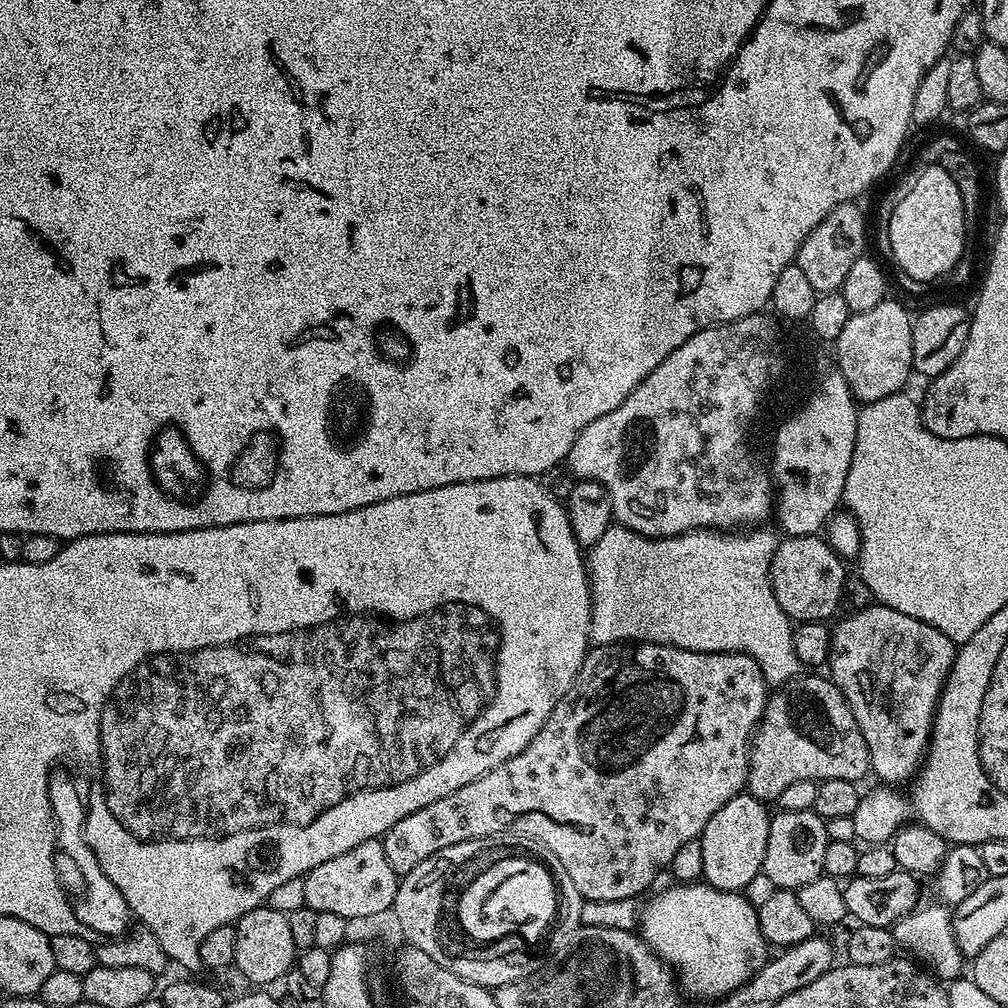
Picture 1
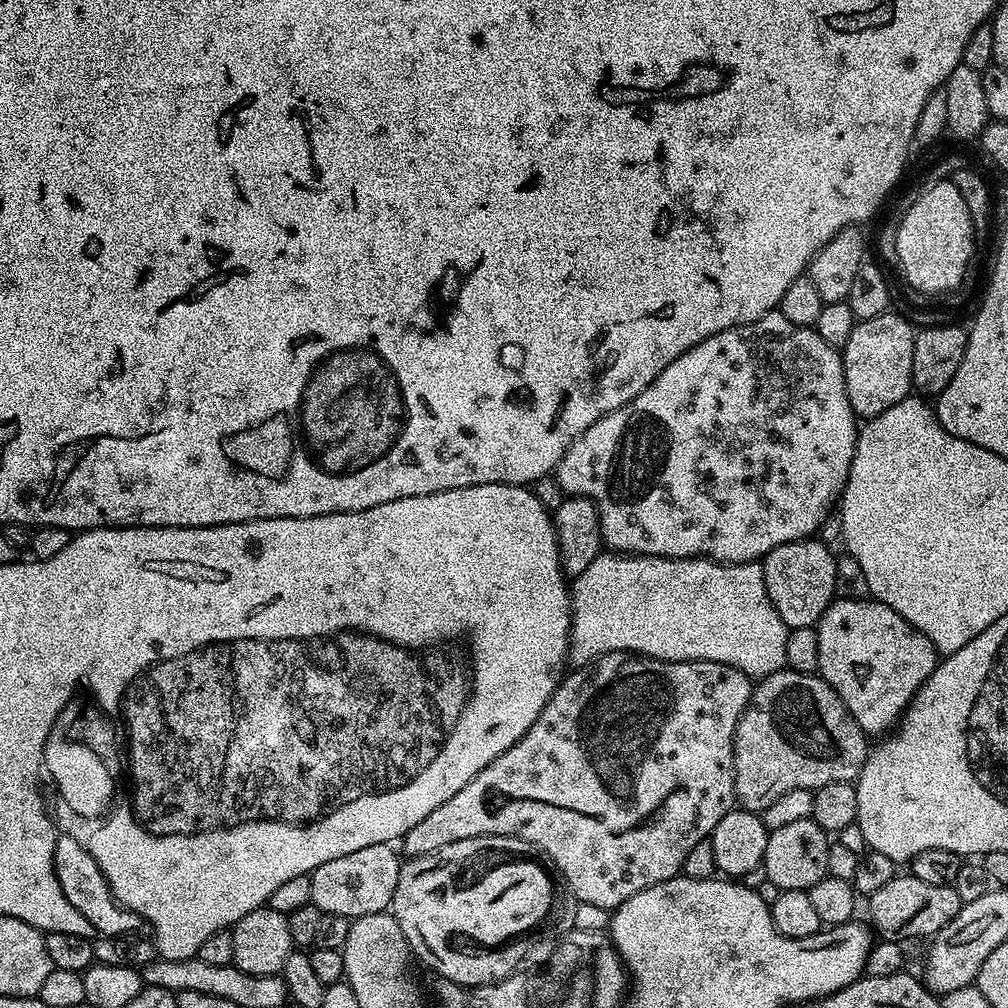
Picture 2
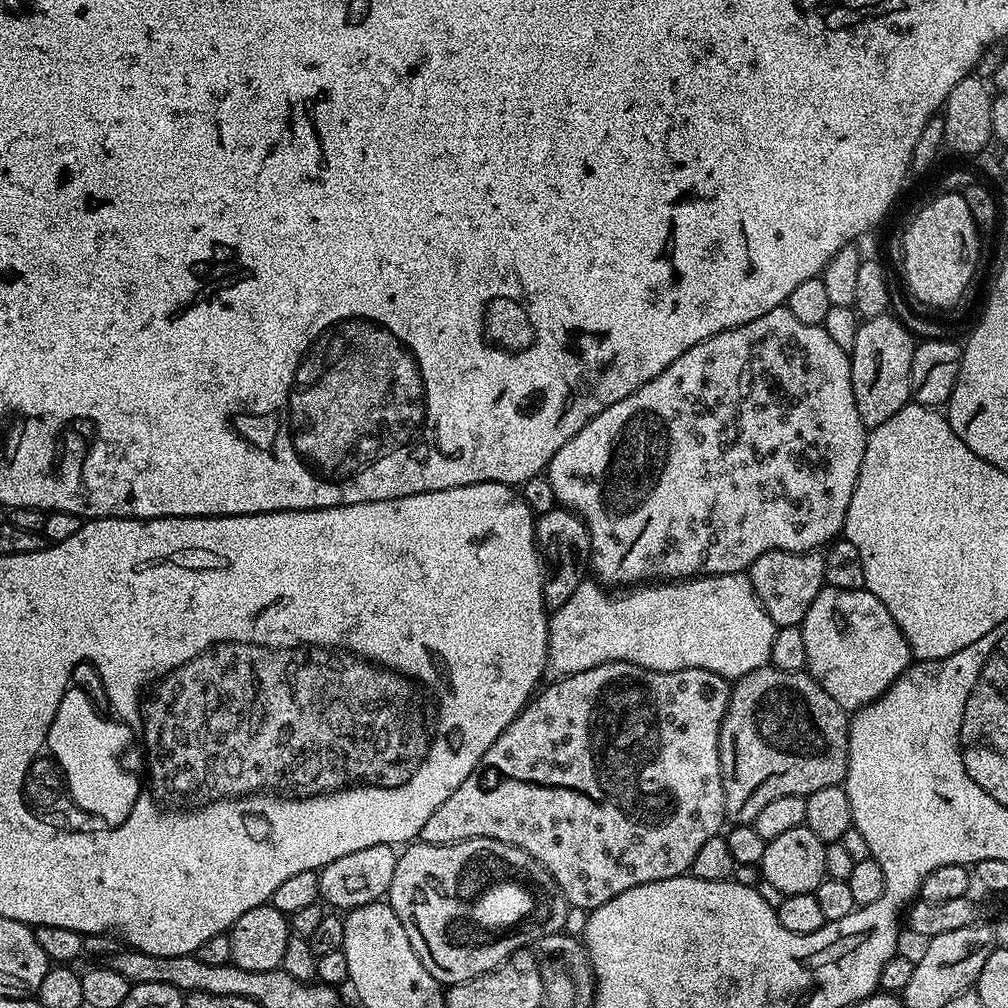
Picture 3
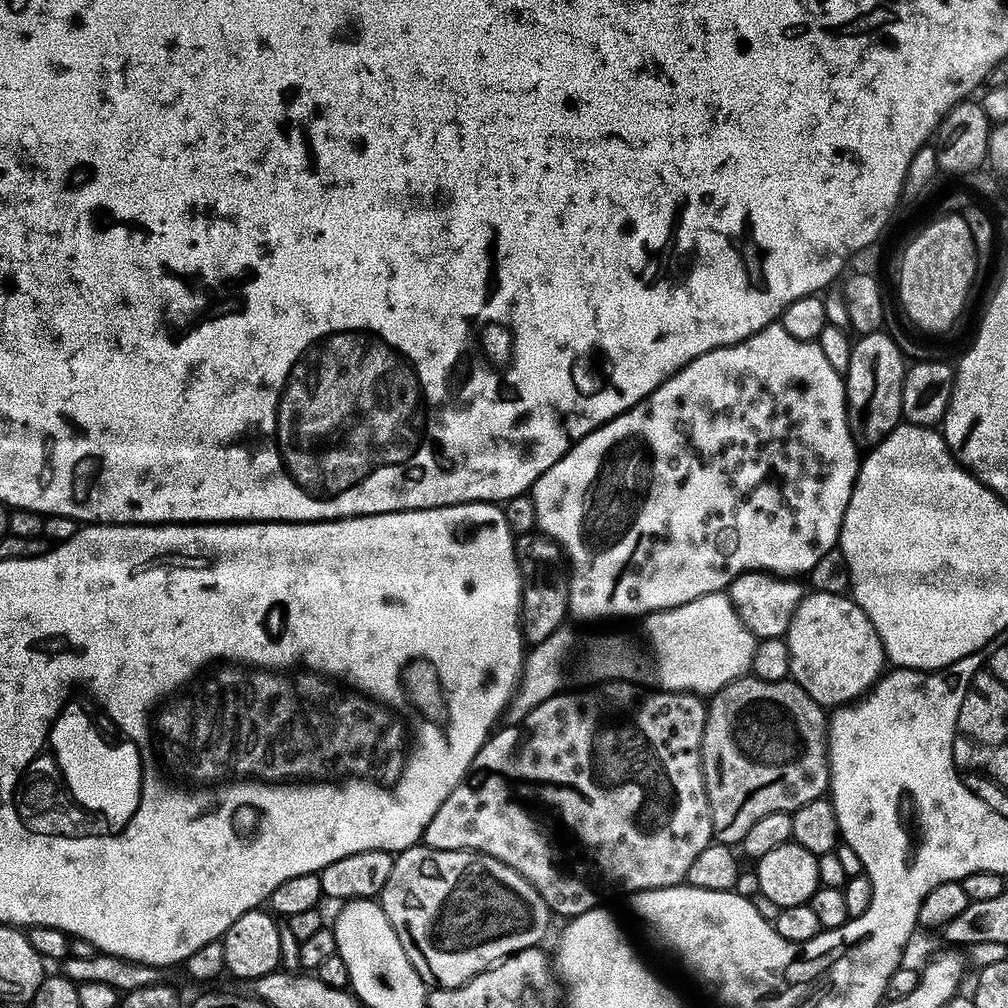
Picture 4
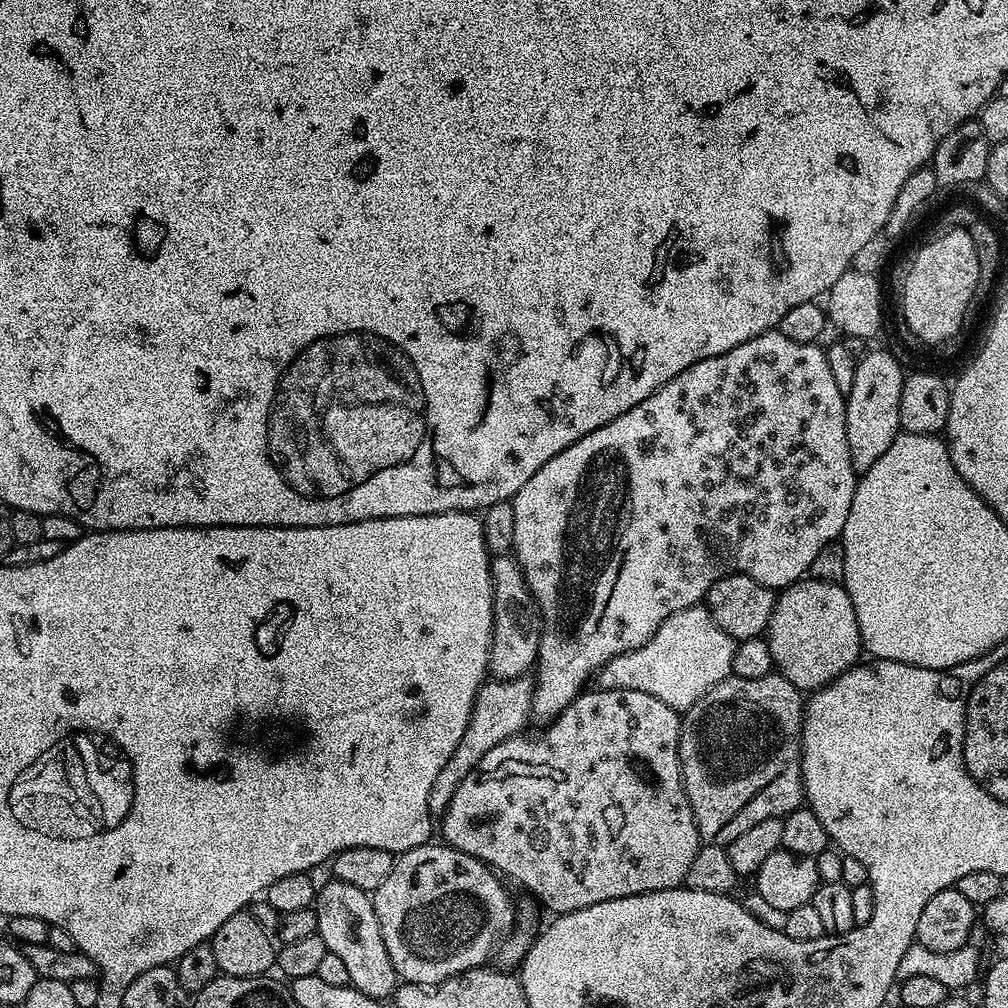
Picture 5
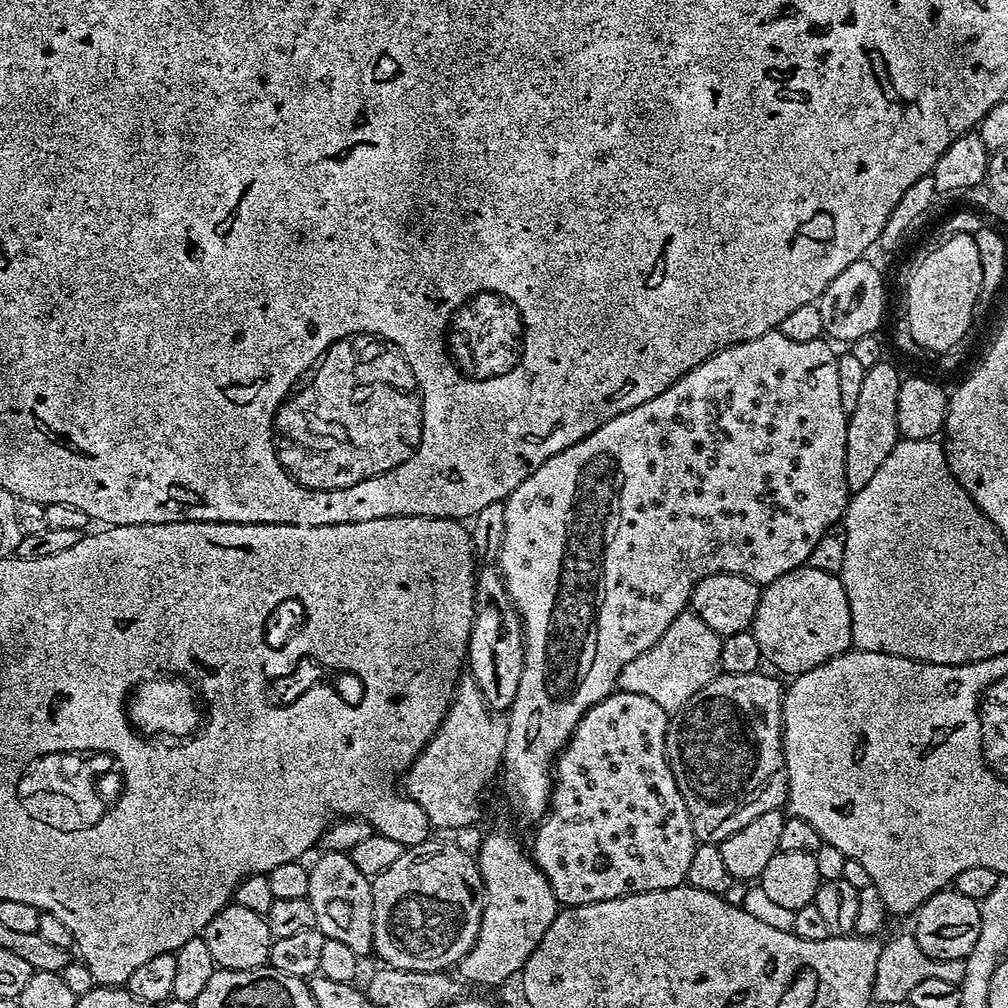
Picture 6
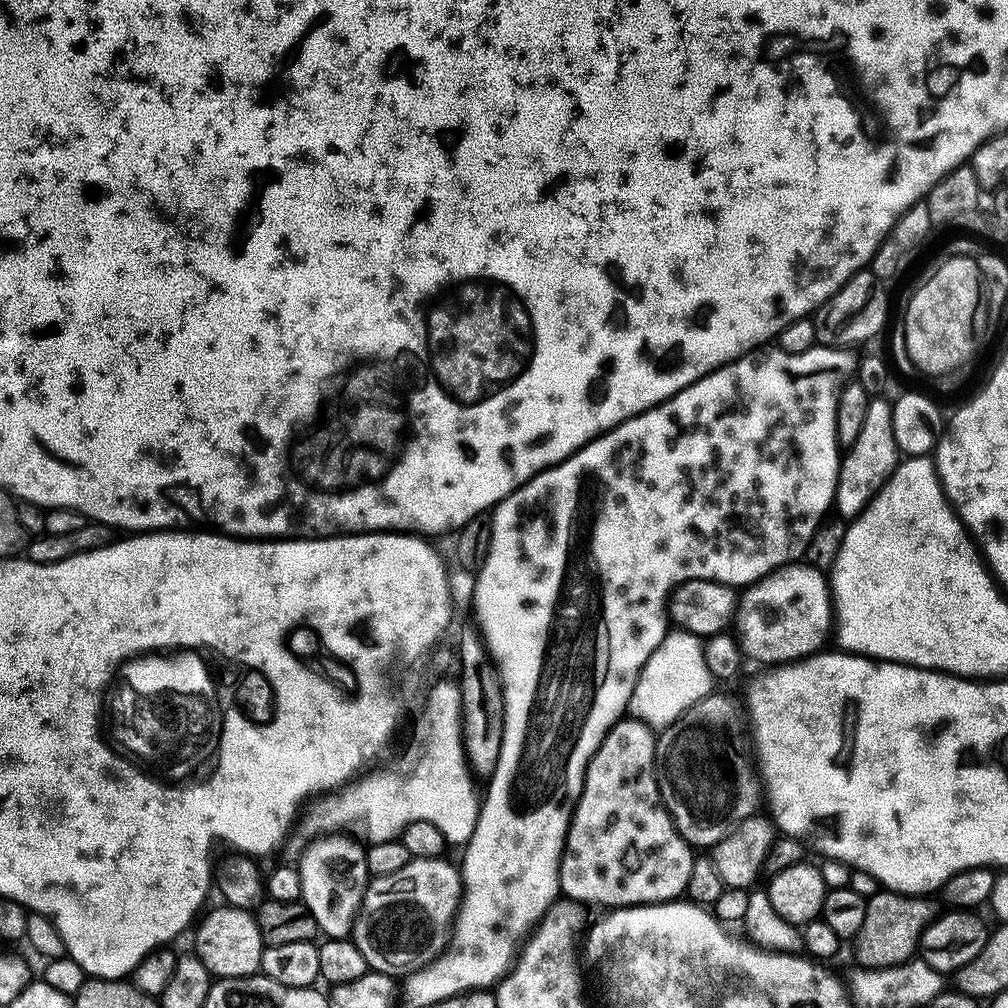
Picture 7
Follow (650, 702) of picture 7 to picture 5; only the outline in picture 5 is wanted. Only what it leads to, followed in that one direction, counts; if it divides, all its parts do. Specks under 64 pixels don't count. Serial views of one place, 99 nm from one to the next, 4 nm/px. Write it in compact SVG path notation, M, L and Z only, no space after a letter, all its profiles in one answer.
M707 607L688 608L664 620L649 640L633 652L616 656L598 673L599 687L645 692L677 710L693 708L717 684L728 679L737 645L712 621Z

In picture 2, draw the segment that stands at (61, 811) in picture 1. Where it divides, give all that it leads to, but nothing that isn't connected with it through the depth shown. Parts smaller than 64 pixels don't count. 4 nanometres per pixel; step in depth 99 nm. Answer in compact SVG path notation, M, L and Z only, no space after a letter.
M62 834L57 837L53 864L67 901L82 914L87 925L96 930L95 933L100 936L114 936L141 929L141 917L128 911L118 900L114 899L101 868L94 861L93 856L81 846L75 835Z

